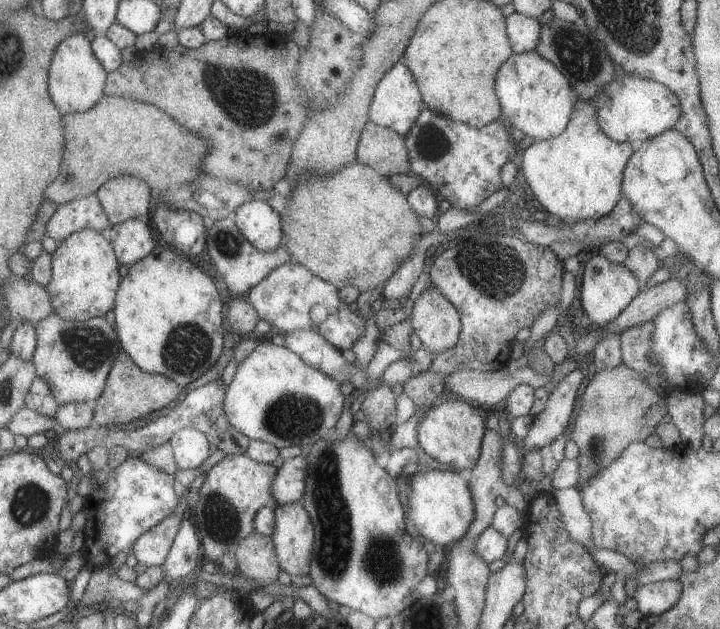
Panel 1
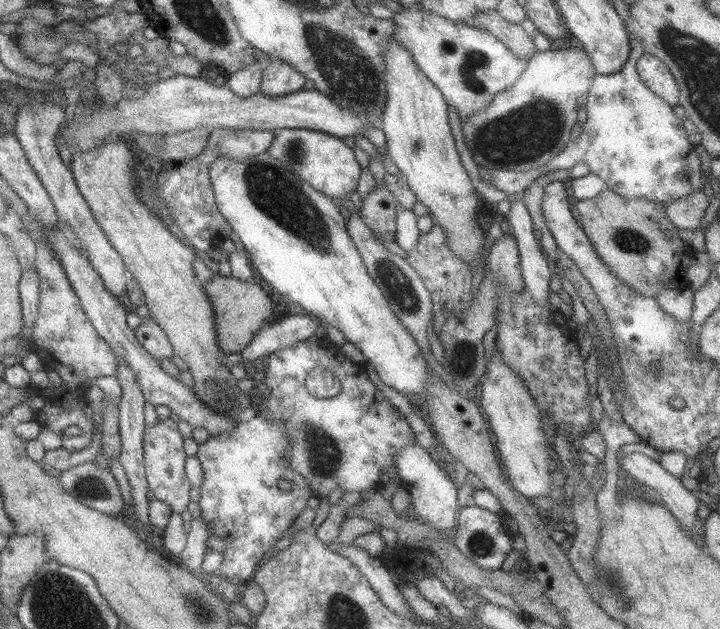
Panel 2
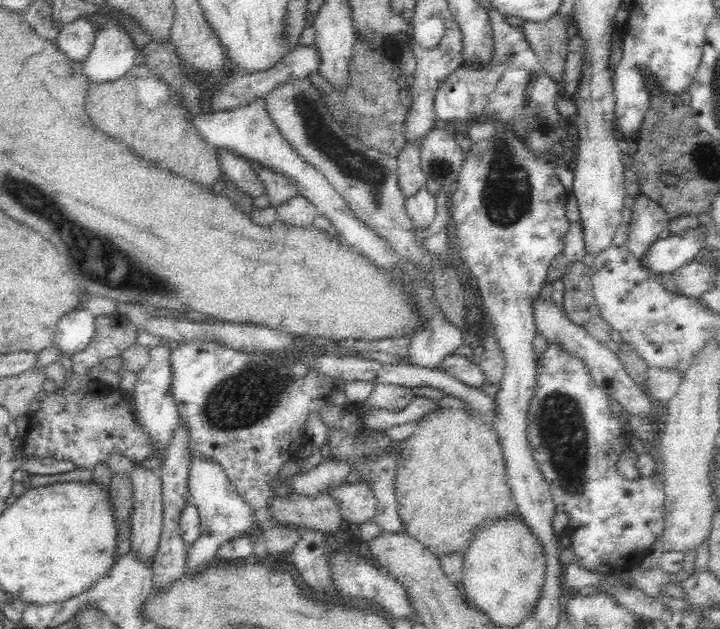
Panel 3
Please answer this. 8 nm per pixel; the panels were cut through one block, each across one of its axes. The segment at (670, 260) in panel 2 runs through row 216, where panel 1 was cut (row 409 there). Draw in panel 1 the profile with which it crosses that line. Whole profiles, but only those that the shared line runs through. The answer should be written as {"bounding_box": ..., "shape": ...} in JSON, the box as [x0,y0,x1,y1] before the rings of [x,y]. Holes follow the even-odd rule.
{"bounding_box":[569,363,667,490],"shape":[[[620,363],[611,370],[596,372],[583,390],[583,396],[578,403],[579,412],[575,424],[569,434],[569,443],[577,446],[579,478],[575,488],[578,490],[587,478],[593,478],[616,460],[631,442],[644,441],[656,431],[661,418],[667,415],[666,396],[659,396],[643,378],[643,373],[630,370]]]}

